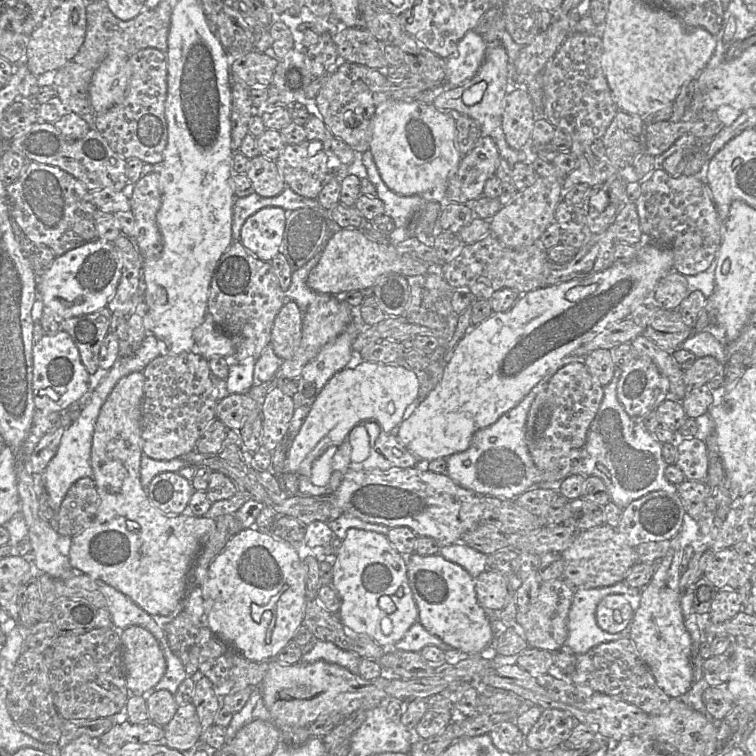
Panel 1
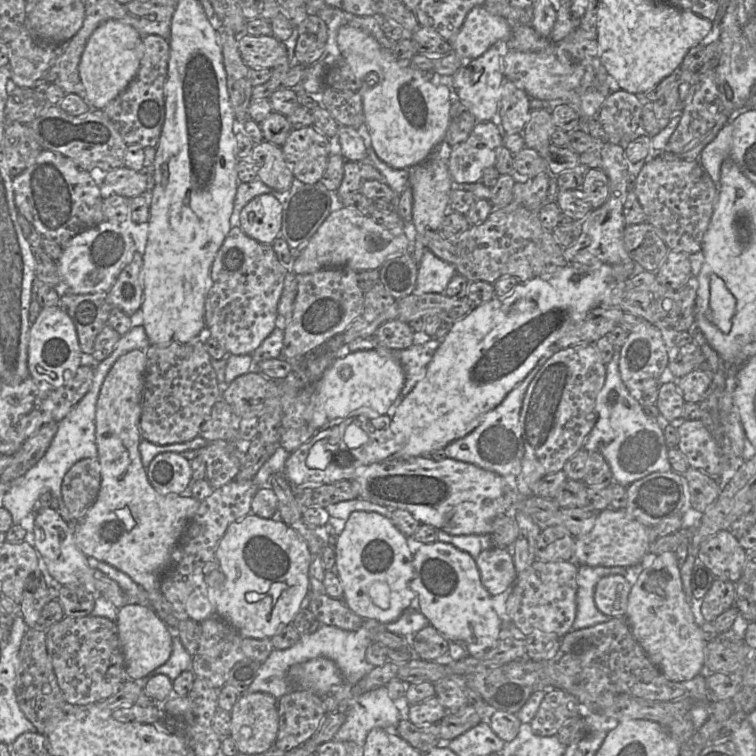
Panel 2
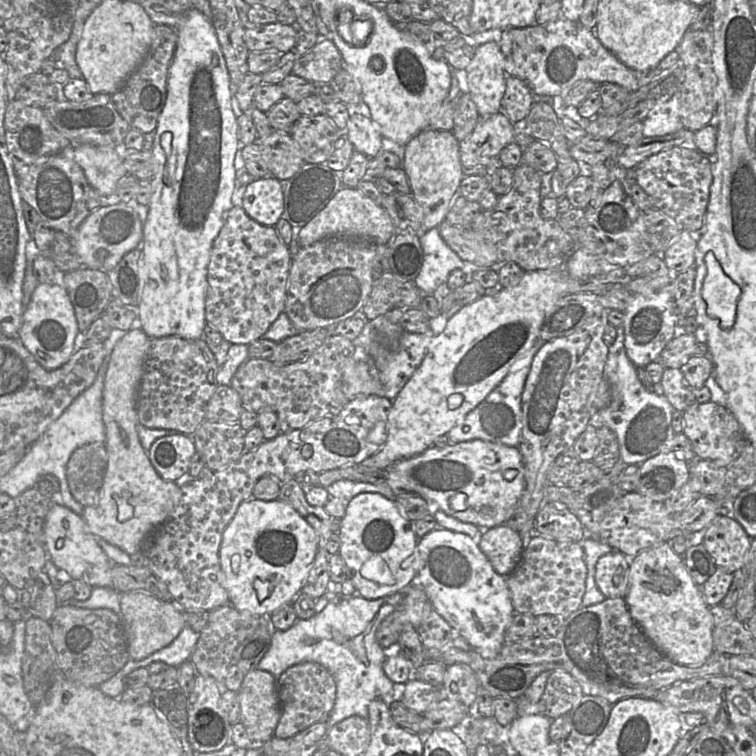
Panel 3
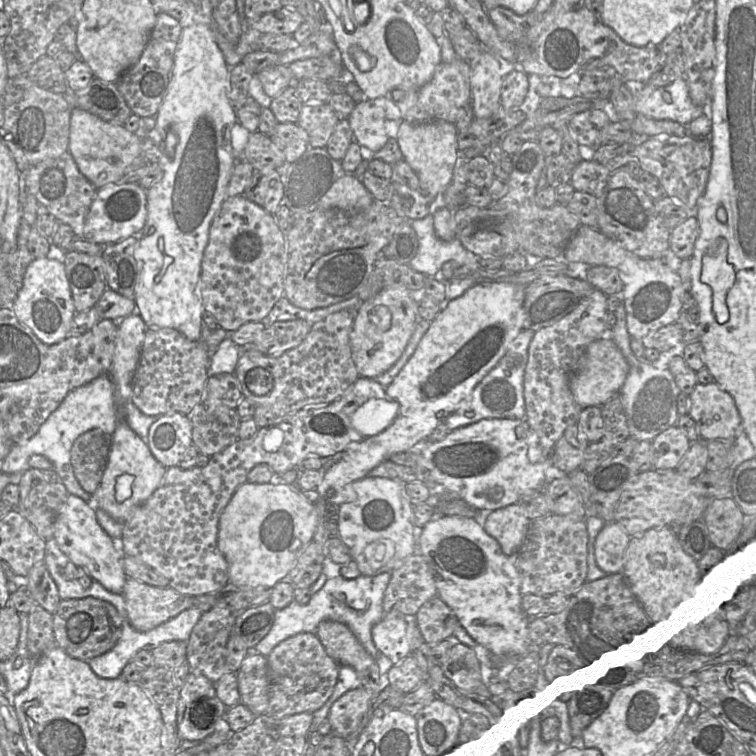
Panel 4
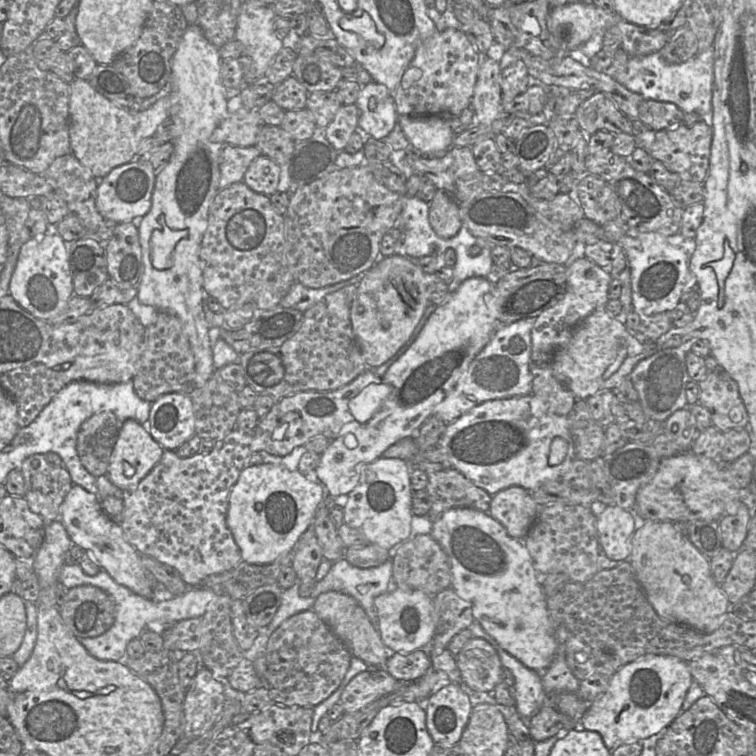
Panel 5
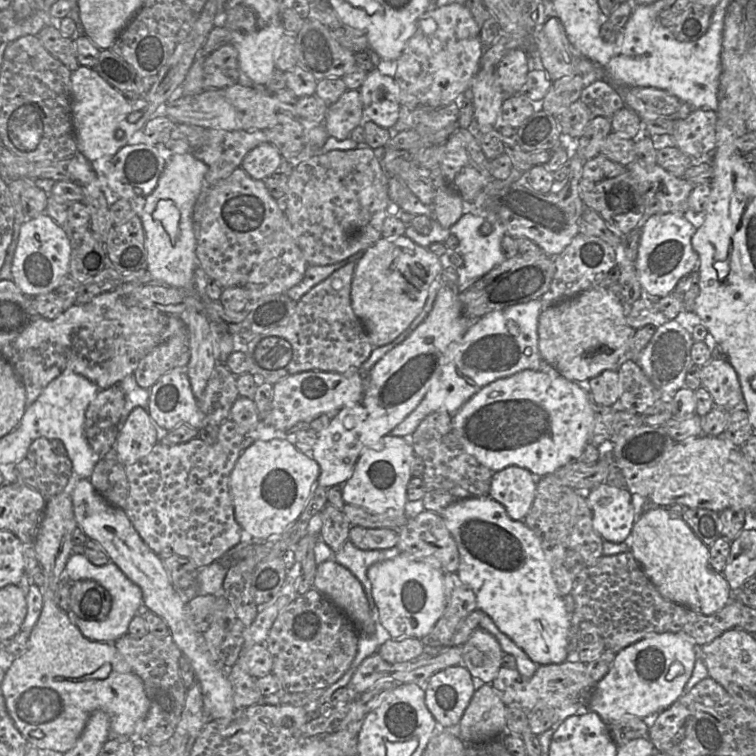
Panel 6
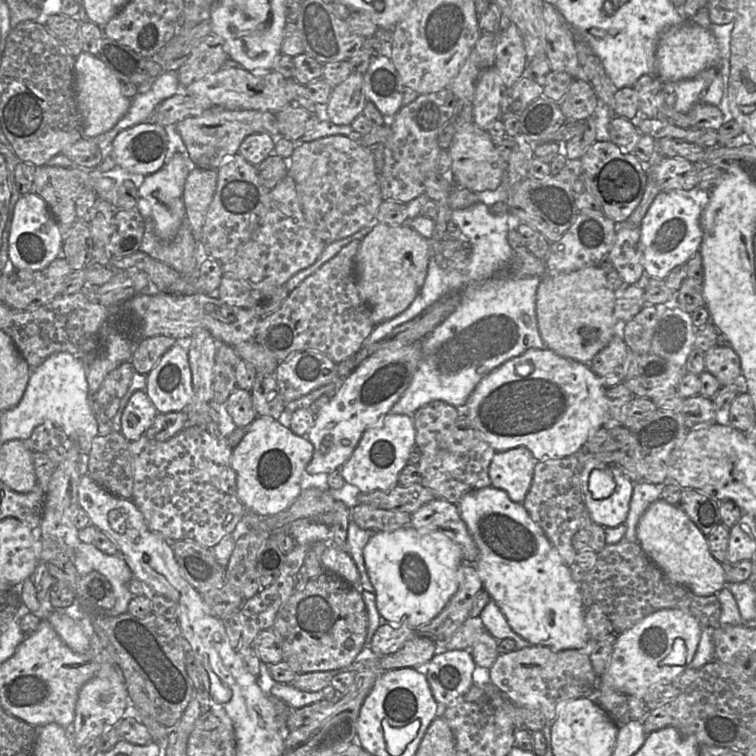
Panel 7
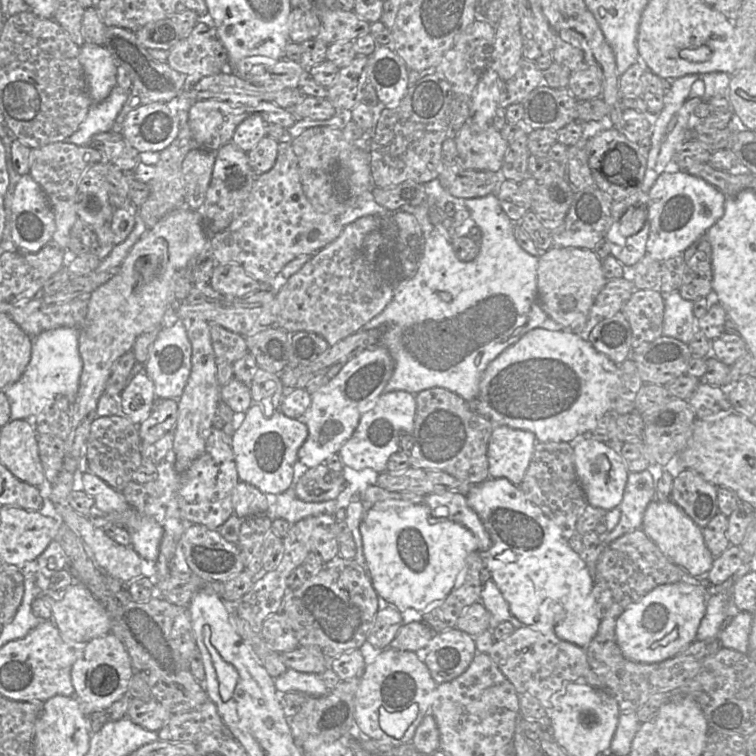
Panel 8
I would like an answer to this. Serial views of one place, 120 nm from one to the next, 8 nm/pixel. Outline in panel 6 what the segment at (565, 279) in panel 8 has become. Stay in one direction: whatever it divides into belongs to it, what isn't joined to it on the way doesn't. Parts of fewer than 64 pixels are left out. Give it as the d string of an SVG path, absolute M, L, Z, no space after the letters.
M607 287L593 288L581 293L573 299L553 305L543 310L538 319L538 345L543 360L564 378L580 384L588 383L590 379L598 376L605 370L618 370L625 359L631 358L629 351L634 333L635 330L627 323L623 304L608 290Z

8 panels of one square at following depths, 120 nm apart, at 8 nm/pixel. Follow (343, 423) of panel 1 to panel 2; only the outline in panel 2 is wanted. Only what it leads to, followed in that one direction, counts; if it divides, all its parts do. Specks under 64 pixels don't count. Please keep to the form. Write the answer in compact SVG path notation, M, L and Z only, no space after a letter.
M379 347L370 351L349 353L344 358L335 359L313 393L311 428L319 431L330 421L347 418L361 407L372 408L379 415L387 414L400 396L406 379L395 351L397 350Z

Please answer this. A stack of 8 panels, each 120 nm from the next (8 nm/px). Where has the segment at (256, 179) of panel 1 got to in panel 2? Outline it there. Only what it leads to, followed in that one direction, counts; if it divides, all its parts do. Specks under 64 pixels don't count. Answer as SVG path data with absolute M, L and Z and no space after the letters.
M263 140L254 145L251 160L256 166L257 178L275 191L288 190L296 180L286 164L280 146Z

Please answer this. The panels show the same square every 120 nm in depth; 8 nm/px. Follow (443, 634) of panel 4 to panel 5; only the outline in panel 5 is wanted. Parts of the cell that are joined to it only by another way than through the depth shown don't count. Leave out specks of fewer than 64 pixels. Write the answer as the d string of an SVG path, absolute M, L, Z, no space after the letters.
M452 587L432 597L432 619L435 624L433 637L424 648L426 654L439 654L449 641L474 621L471 604L461 599Z

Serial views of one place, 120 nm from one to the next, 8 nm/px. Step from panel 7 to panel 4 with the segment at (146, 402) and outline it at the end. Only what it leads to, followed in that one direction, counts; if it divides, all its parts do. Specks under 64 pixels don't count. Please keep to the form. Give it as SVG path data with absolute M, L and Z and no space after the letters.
M121 420L113 435L108 464L99 489L92 495L95 509L102 509L115 520L124 522L131 511L143 504L162 484L166 468L152 455L147 441Z

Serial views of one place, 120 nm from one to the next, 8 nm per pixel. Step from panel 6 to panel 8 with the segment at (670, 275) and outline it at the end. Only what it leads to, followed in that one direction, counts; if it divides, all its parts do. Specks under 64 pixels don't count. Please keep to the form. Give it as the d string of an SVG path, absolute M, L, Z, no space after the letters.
M665 170L649 191L647 219L650 223L646 253L658 262L682 254L720 219L727 196L703 179L679 170Z

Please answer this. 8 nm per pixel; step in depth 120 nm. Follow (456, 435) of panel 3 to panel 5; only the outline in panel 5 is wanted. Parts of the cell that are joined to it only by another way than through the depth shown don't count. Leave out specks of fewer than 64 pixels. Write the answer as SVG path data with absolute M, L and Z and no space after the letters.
M526 318L499 327L453 390L434 408L432 416L450 424L483 402L531 394L531 334L535 321L535 318Z

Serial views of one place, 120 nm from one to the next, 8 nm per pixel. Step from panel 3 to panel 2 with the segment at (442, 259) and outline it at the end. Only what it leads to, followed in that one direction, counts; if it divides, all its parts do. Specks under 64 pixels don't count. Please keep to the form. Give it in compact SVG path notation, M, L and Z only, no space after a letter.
M426 249L418 267L415 295L445 293L451 279L457 275L454 265L447 263Z

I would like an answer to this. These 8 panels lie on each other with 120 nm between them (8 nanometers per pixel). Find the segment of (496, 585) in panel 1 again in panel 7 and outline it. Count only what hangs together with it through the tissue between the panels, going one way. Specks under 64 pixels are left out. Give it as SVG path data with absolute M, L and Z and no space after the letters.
M520 446L495 452L489 467L491 486L507 493L515 503L523 503L532 483L537 460Z

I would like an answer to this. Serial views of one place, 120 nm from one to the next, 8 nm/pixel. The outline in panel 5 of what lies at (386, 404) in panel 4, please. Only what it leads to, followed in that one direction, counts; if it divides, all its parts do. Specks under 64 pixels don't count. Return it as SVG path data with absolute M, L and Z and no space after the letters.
M383 383L368 385L349 402L351 415L359 423L368 422L390 392L391 389Z

